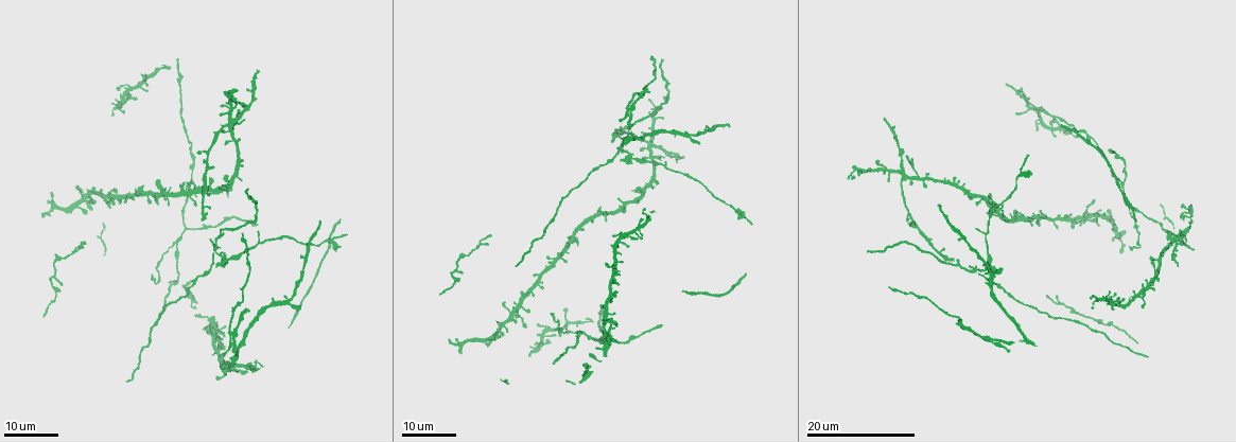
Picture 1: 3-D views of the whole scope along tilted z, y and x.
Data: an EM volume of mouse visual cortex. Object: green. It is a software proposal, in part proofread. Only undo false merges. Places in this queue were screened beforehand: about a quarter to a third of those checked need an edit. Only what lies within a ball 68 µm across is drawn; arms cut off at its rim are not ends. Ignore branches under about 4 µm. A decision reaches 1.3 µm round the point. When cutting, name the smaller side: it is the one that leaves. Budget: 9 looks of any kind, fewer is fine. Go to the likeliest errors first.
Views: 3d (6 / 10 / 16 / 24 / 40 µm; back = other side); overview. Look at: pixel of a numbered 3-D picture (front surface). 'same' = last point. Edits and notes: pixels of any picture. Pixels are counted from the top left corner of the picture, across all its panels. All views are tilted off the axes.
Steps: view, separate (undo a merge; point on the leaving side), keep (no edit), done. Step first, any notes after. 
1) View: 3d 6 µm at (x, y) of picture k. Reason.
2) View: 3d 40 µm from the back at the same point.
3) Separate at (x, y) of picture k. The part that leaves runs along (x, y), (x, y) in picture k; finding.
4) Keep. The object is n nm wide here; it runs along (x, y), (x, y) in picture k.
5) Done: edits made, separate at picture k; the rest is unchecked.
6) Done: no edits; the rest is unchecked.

View: 3d 24 µm at (622, 149) of picture 1. Looks like a crossing.

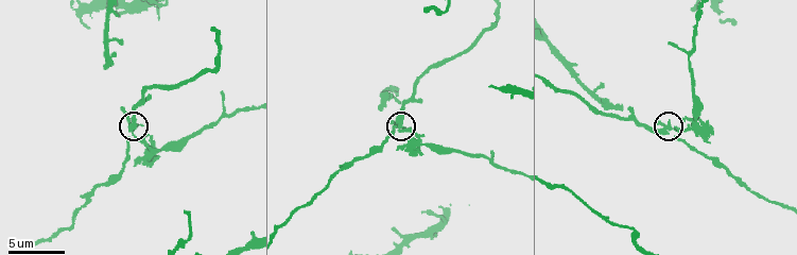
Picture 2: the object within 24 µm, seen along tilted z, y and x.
View: 3d 10 µm at (398, 127) of picture 2.

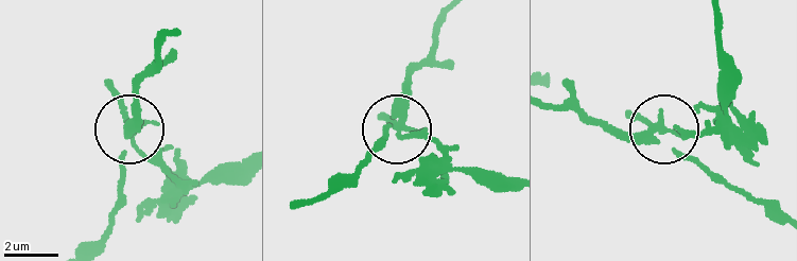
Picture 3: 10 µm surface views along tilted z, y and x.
Separate at (154, 156) of picture 3. The object is 220 nm wide here; the part that leaves runs along (136, 126), (138, 149), (177, 184), (224, 181), (244, 173) in picture 3; a second neuron is stuck on.

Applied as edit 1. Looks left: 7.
View: 3d 16 µm at (176, 242) of picture 1. Two arms in line, one across.

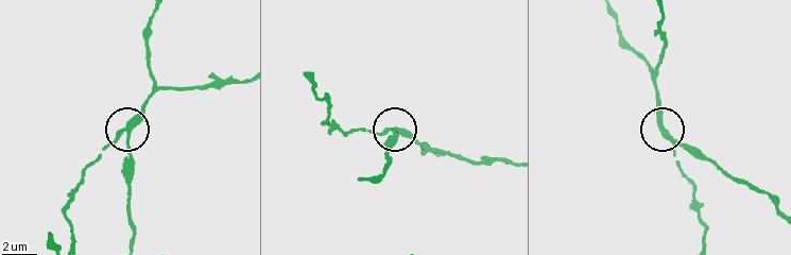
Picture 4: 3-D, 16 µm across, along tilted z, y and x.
View: 3d 10 µm at (666, 135) of picture 4.

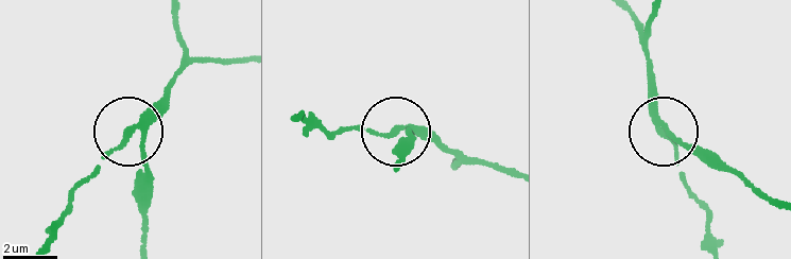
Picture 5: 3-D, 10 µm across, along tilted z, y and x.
Keep. The side arm is 12 µm long; 3 arms meet here; one neuron here.

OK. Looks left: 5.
View: 3d 24 µm at (916, 175) of picture 1. Thin arm on a thick one.

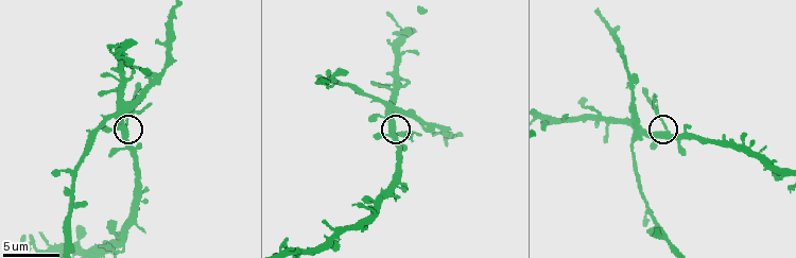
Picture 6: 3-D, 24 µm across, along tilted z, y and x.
View: 3d 10 µm at (667, 130) of picture 6. Zoom in.

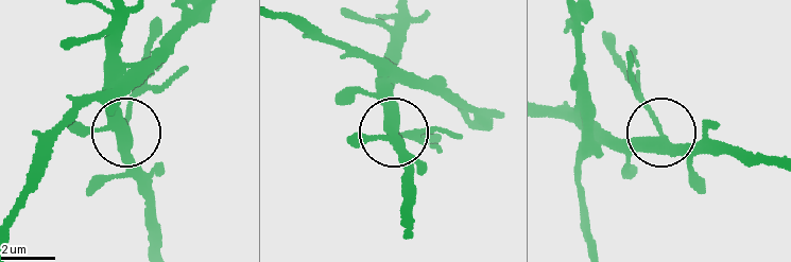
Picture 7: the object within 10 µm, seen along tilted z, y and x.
Keep. The object is 320 nm wide here; continuous, no second neuron.

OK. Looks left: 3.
View: 3d 24 µm at (1079, 218) of picture 1. Four arms meet.

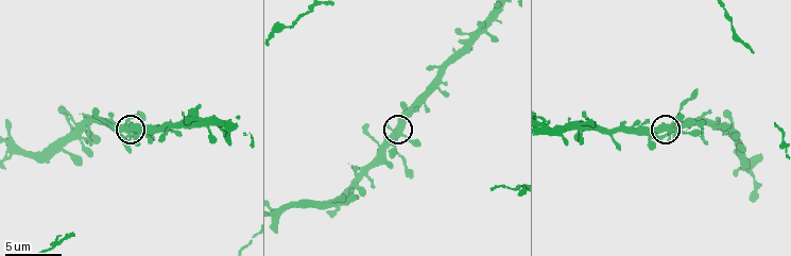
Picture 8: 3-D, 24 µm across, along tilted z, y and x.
View: 3d 10 µm at (401, 136) of picture 8.

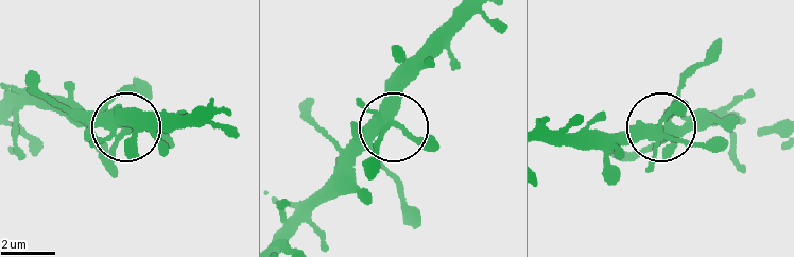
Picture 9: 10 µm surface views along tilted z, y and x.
View: 3d 6 µm at (392, 123) of picture 9.

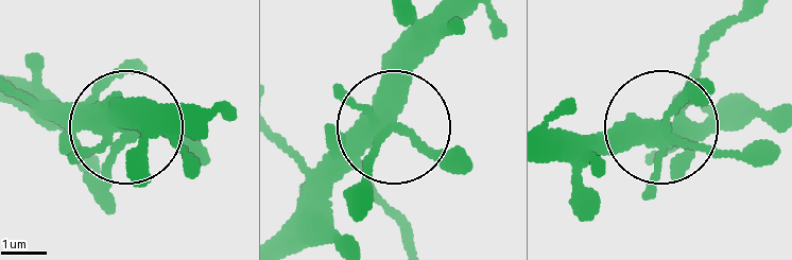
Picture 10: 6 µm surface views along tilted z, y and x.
Keep. The side arm is 28 µm long; it runs along (450, 16), (394, 123), (306, 242) in picture 10; one neuron here.

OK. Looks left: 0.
Done: edits made, separate at picture 3; the rest is unchecked.

